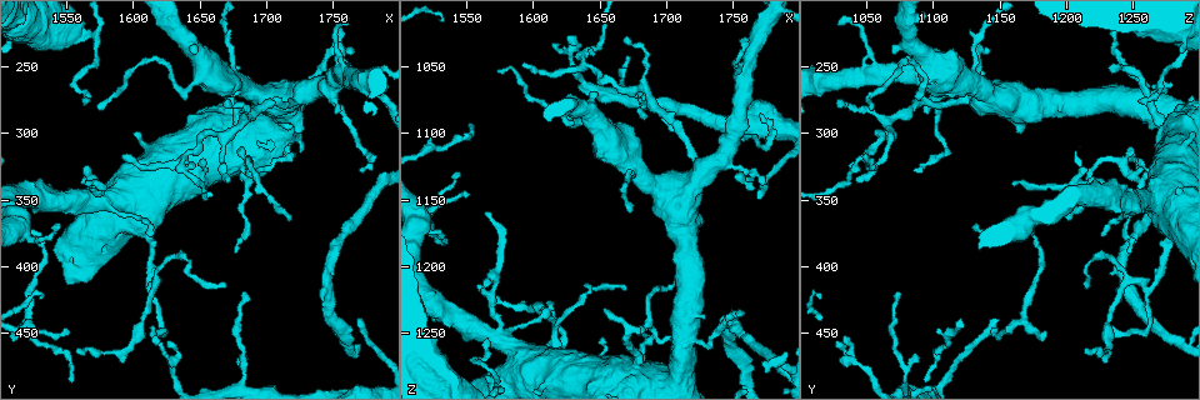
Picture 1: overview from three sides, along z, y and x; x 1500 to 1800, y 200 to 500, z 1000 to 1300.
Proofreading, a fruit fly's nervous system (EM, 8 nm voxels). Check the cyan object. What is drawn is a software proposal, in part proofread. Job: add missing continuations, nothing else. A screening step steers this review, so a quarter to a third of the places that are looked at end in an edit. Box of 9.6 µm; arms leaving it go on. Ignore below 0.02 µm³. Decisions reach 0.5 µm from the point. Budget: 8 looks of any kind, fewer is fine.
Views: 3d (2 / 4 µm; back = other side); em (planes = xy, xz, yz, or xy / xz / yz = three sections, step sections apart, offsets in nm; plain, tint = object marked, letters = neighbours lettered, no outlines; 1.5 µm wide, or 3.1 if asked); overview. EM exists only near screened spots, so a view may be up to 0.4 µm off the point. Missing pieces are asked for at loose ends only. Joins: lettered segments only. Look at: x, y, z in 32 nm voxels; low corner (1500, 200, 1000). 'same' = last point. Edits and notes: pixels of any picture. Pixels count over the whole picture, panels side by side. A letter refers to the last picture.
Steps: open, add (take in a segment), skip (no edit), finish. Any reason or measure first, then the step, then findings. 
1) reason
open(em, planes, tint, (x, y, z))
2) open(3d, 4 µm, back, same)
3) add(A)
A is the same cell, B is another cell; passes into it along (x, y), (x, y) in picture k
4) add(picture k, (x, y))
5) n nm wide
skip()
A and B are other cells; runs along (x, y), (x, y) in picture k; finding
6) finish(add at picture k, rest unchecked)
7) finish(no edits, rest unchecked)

thin end
open(3d, 2 µm, (1670, 274, 1030))

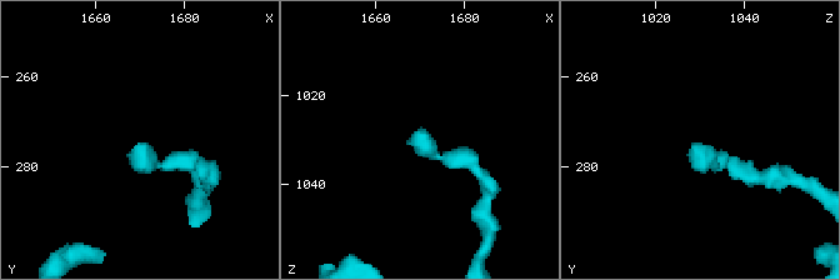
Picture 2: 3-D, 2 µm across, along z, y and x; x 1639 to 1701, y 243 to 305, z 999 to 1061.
open(em, planes, letters, (1671, 275, 1030))

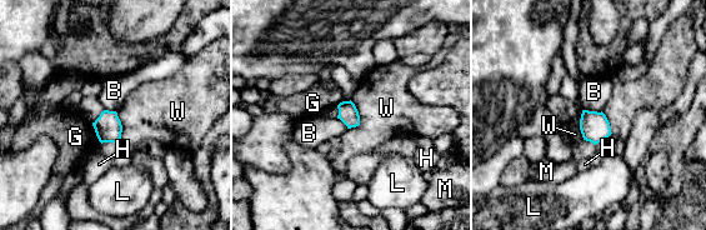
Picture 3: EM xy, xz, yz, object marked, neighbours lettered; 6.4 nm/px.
130 nm wide
skip()
B, G, H, L, M and W are other cells; none of them fits

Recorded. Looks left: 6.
branch stops here
open(em, xy, step 8, tint, (1684, 420, 1076))

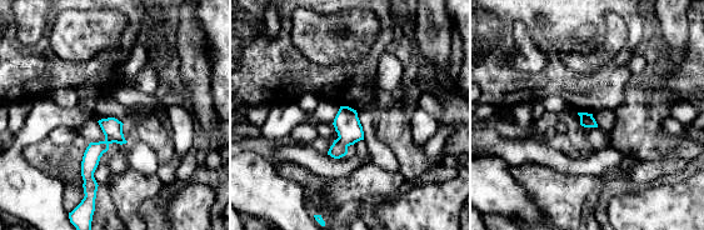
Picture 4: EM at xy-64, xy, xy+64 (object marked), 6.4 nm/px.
another direction
open(em, planes, tint, same)

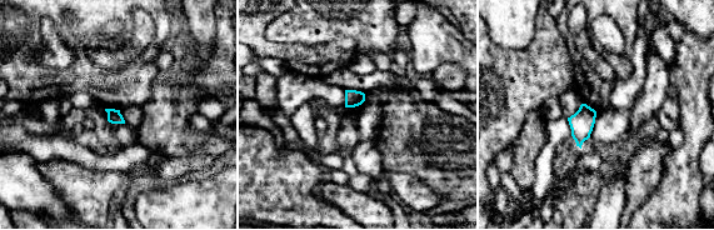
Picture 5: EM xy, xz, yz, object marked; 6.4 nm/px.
open(em, planes, letters, same)

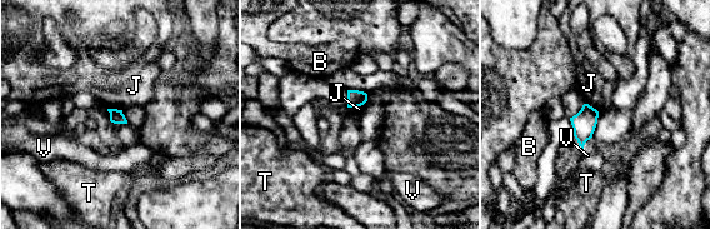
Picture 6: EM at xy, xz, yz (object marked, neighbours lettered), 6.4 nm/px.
90 nm wide
skip()
B, J, T and V are other cells; none of them fits

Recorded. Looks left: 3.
an open end
open(3d, 4 µm, (1726, 298, 1164))

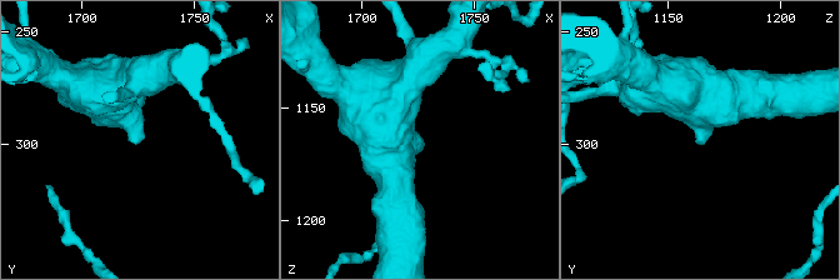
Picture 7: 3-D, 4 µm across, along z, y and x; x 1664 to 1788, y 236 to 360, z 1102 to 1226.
need the tissue
open(em, 3.1 µm, xy, step 16, letters, (1723, 299, 1163))

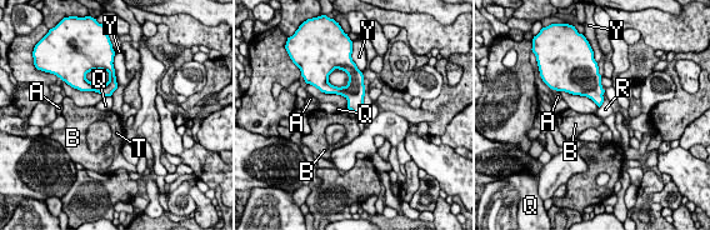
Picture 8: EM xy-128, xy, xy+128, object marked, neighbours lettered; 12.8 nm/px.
cut it another way
open(em, 3.1 µm, planes, letters, same)

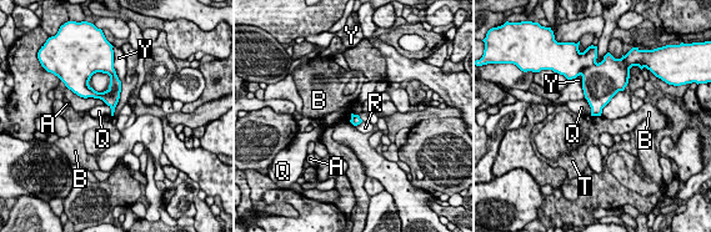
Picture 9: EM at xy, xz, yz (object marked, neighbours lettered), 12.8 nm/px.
skip()
A, B, Q, R, T and Y are other cells; no lettered segment goes on from it

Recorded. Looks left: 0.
finish(no edits, rest unchecked)

